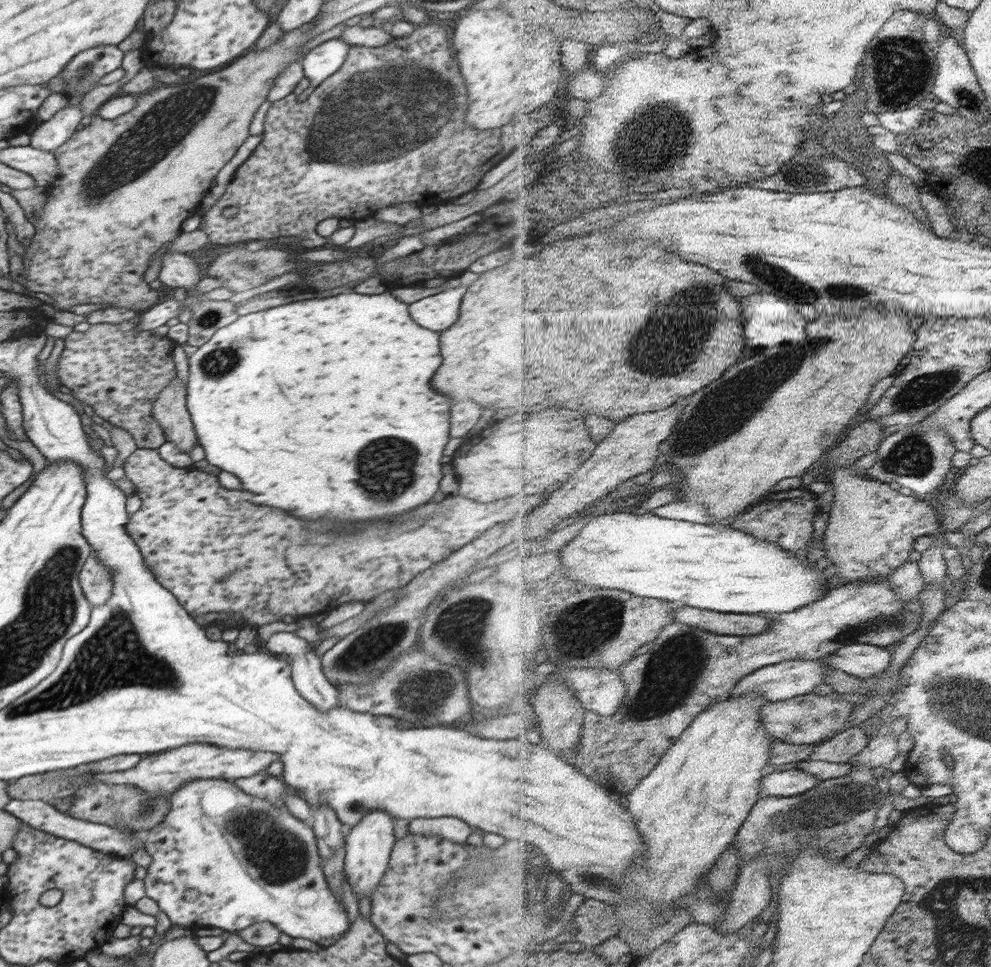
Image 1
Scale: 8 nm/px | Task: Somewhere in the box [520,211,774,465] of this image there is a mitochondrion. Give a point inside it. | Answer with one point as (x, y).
(671, 356)

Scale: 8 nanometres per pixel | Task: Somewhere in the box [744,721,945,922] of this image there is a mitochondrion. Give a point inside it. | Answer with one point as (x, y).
(833, 798)

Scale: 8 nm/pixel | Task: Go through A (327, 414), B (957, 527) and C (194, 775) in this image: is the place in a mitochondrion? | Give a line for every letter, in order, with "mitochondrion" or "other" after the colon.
A: other
B: other
C: other

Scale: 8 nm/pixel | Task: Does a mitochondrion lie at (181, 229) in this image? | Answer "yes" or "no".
no

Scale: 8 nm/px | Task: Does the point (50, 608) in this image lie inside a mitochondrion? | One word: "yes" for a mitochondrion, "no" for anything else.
yes

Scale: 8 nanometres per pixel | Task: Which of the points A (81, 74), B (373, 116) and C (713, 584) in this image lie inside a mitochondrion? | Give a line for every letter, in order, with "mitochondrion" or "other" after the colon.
A: mitochondrion
B: mitochondrion
C: other

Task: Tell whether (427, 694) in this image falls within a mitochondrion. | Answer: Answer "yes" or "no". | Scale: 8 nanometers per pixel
yes

